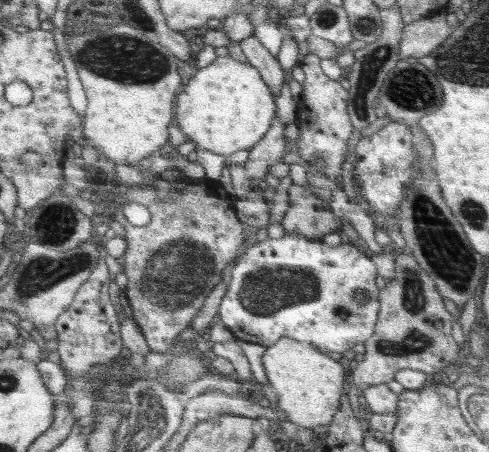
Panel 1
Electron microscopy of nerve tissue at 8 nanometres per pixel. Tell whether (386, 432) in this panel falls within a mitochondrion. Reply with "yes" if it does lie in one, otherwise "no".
no

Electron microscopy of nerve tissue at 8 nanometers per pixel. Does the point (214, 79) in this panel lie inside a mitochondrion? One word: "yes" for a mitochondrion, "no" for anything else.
no

